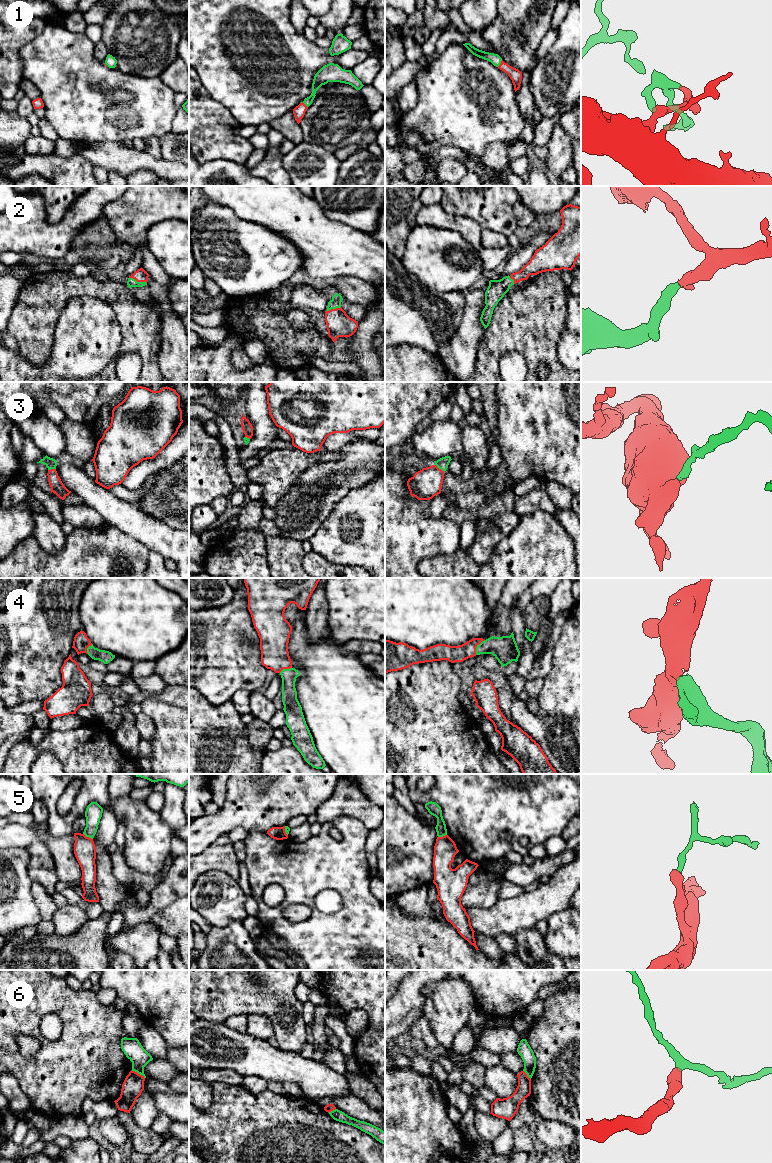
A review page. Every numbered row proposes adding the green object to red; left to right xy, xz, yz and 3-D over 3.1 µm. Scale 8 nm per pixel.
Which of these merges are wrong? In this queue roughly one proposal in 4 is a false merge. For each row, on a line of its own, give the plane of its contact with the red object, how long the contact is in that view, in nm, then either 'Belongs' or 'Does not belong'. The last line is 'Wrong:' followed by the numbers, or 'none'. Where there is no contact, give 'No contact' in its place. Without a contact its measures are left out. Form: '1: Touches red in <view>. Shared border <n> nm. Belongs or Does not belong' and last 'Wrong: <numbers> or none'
1: Touches red in yz. Shared border 70 nm. Belongs
2: Touches red in xy. Shared border 150 nm. Belongs
3: Touches red in yz. Shared border 90 nm. Belongs
4: Touches red in yz. Shared border 140 nm. Belongs
5: Touches red in xy. Shared border 90 nm. Does not belong
6: Touches red in xy. Shared border 130 nm. Does not belong
Wrong: 5, 6

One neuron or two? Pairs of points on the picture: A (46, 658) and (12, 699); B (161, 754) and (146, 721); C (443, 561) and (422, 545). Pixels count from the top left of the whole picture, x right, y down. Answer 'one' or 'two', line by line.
A: one
B: two
C: two

